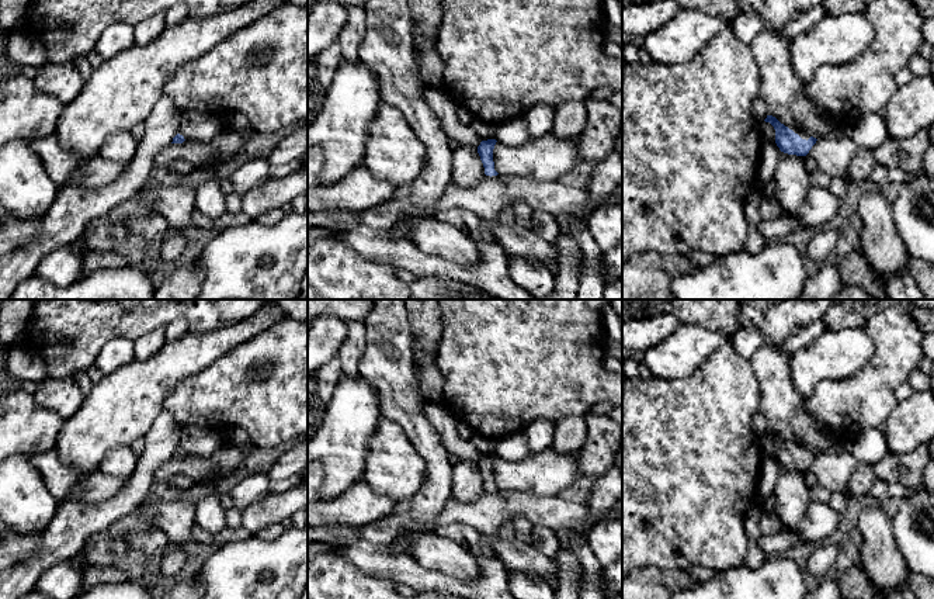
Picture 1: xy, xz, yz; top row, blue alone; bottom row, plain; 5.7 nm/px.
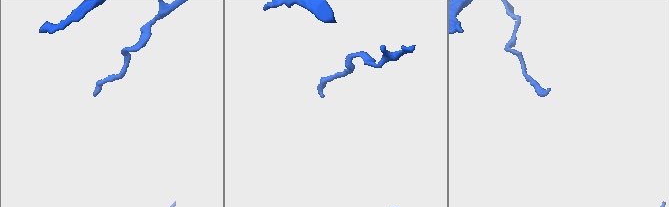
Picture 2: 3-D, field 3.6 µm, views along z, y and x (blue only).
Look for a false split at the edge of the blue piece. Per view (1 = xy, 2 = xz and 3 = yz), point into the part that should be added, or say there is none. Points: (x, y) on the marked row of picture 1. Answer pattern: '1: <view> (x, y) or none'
1: none
2: none
3: none

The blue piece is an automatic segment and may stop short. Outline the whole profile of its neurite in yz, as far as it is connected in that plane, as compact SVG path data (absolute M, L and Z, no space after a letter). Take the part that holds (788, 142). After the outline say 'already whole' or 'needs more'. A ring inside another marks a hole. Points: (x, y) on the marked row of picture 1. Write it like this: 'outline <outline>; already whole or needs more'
outline M767 115L764 120L770 122L775 129L775 143L781 152L796 156L806 156L812 146L816 143L816 138L810 136L808 141L802 139L792 129L781 124L775 117Z; already whole

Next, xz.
outline M487 139L487 141L482 141L480 145L478 146L478 153L483 163L485 174L490 177L499 174L494 170L494 162L493 162L493 149L496 142L497 142L496 139Z; already whole

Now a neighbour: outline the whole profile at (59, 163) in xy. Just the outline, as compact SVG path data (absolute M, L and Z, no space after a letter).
M56 134L45 138L28 139L29 148L39 156L51 180L63 187L76 169L86 160L72 150L66 150L58 141Z

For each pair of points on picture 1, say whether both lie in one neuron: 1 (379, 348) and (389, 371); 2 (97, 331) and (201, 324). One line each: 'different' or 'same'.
1: same
2: same

